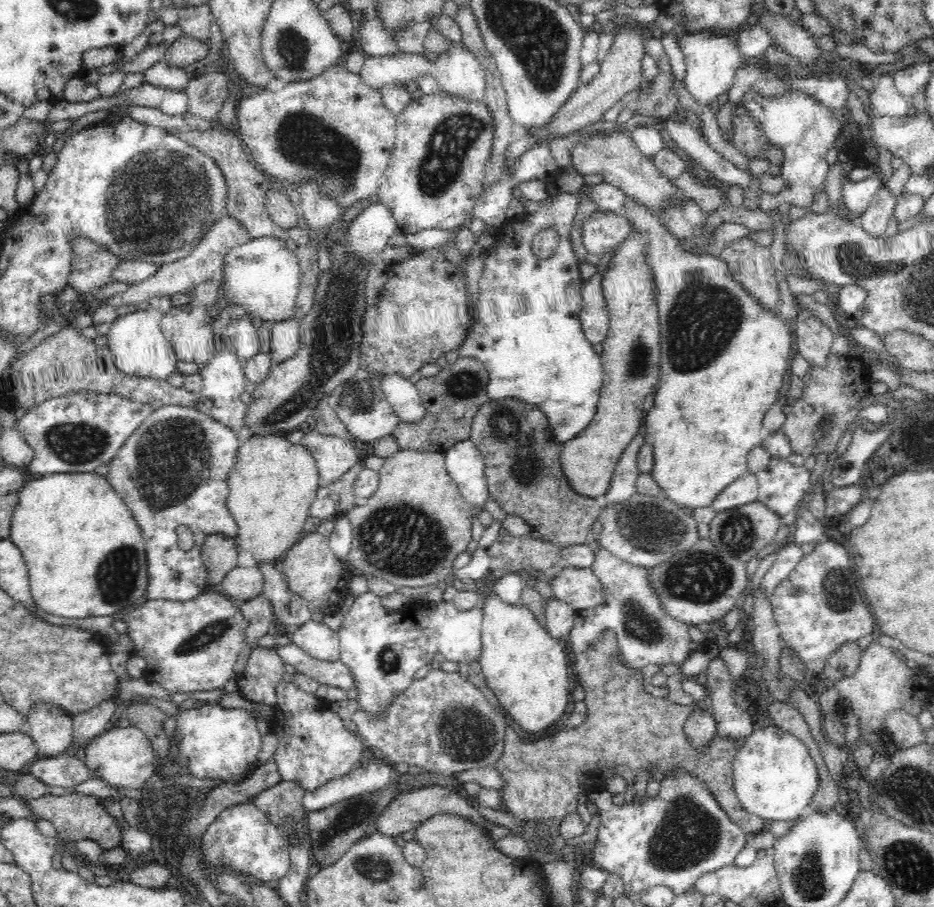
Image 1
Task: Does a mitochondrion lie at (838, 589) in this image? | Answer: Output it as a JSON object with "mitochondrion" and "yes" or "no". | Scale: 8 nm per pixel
{"mitochondrion":"yes"}

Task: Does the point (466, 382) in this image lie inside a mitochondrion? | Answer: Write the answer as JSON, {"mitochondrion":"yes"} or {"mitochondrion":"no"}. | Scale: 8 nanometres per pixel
{"mitochondrion":"yes"}

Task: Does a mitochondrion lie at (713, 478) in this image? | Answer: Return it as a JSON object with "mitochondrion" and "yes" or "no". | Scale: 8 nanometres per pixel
{"mitochondrion":"no"}

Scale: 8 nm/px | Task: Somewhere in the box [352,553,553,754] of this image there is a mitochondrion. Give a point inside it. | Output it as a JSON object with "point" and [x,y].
{"point":[387,660]}

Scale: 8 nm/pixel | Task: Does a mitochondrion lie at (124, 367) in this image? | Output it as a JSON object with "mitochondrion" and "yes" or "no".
{"mitochondrion":"no"}

